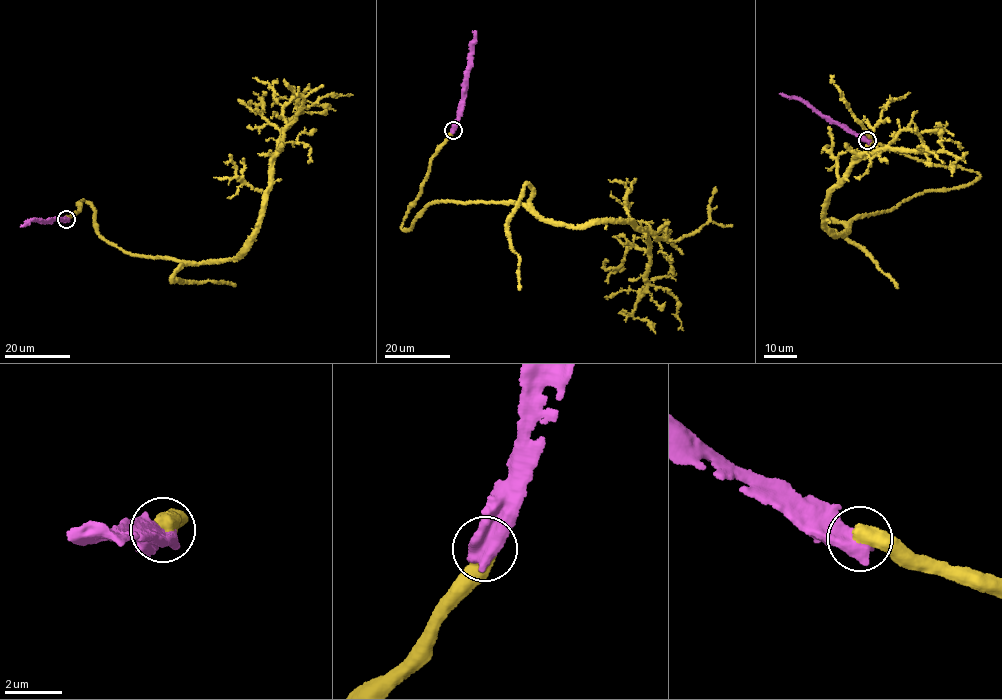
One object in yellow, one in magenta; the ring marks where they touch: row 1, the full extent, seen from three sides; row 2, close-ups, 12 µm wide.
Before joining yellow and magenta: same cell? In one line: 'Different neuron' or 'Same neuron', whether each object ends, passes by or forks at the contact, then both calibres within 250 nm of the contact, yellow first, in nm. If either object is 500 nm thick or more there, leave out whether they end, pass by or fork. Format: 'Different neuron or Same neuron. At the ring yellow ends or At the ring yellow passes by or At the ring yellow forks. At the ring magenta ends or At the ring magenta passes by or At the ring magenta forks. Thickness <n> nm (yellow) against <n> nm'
Different neuron. Thickness 600 nm (yellow) against 850 nm

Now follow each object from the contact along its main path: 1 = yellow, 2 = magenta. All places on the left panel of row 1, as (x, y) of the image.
1: (67, 219), (85, 201), (101, 235), (132, 254), (235, 259), (253, 237), (300, 104), (335, 110)
2: (67, 219), (53, 219), (45, 223), (35, 219), (21, 226)

